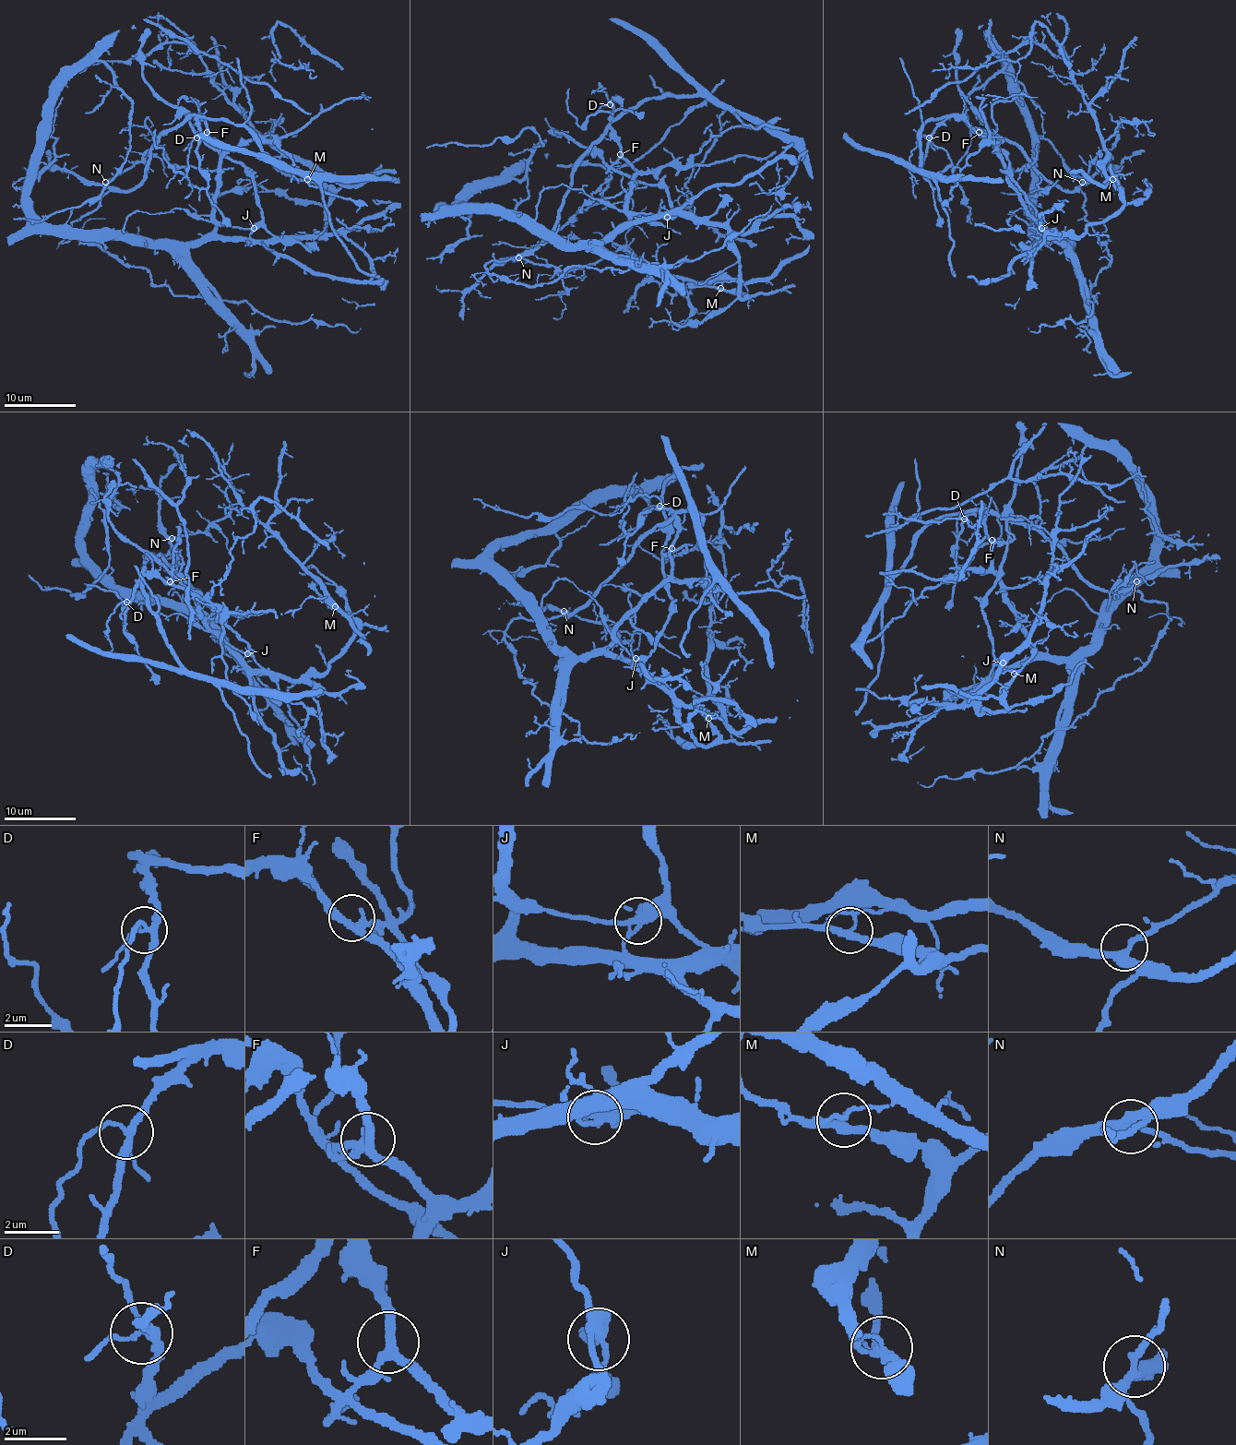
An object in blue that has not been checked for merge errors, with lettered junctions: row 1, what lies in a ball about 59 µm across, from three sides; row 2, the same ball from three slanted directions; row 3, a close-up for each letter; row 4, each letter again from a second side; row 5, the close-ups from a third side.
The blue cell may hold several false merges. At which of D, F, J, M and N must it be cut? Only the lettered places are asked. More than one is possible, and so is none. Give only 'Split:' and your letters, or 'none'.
Split: J, M

